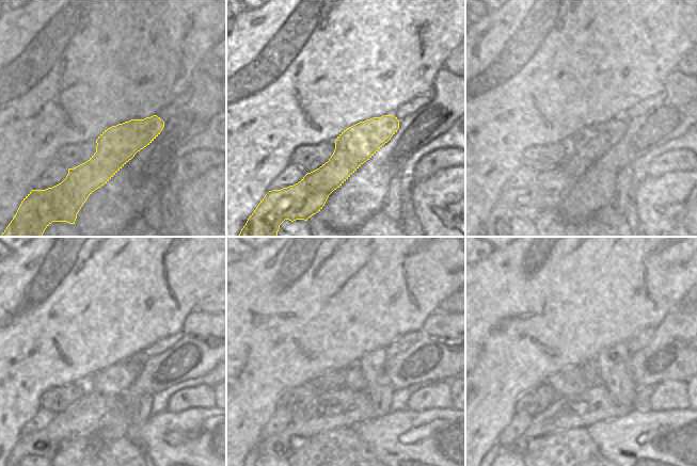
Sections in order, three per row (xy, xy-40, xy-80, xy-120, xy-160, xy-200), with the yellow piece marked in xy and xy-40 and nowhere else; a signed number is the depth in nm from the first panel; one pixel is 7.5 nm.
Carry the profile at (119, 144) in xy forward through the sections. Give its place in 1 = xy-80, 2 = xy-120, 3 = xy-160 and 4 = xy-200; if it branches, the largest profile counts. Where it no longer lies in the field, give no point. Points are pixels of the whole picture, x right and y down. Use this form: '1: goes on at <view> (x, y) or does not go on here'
1: goes on at xy-80 (549, 189)
2: goes on at xy-120 (107, 387)
3: goes on at xy-160 (330, 411)
4: goes on at xy-200 (566, 413)

